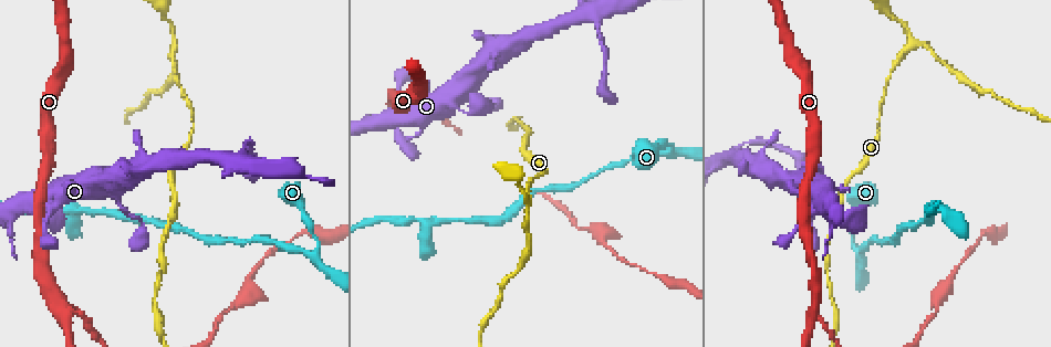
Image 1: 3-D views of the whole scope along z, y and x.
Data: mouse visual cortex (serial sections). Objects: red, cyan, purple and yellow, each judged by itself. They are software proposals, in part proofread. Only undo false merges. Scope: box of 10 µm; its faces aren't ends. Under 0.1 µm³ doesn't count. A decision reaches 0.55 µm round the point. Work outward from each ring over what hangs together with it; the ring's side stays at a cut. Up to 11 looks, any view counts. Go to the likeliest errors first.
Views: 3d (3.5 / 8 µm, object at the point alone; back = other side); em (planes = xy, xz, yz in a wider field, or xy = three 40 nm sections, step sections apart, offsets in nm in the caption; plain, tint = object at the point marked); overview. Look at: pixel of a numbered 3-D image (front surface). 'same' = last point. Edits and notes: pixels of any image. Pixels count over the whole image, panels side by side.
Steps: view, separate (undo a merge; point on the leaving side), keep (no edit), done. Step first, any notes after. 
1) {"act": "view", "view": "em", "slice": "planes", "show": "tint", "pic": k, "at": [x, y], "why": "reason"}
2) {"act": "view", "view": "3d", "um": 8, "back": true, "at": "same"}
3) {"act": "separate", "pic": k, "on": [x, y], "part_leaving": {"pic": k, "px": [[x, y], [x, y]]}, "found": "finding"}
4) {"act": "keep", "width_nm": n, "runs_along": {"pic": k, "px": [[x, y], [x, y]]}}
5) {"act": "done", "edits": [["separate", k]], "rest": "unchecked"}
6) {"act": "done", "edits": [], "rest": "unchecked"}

{"act": "view", "view": "3d", "um": 3.5, "pic": 1, "at": [593, 20], "why": "small branch off a trunk"}

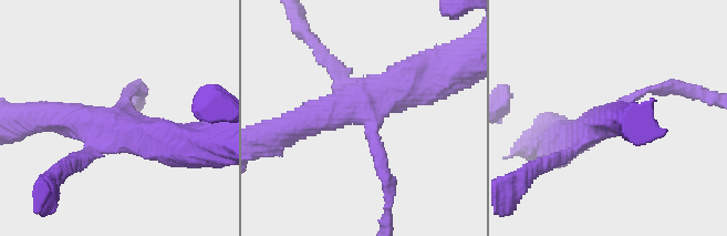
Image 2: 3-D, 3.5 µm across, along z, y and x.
{"act": "view", "view": "em", "slice": "xy", "step": 2, "show": "tint", "pic": 2, "at": [117, 116], "arms": 4, "arm_widths_nm": [150, 200, 400, 500]}

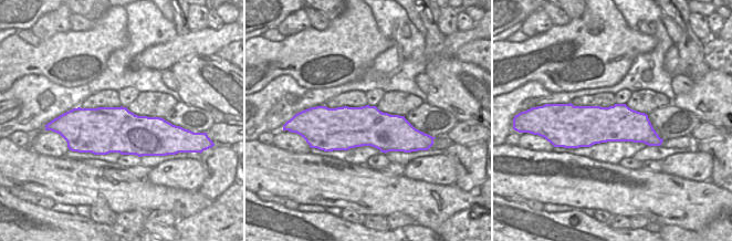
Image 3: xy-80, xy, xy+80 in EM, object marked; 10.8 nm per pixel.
{"act": "keep", "runs_along": {"pic": 2, "px": [[302, 123], [356, 106], [384, 174]]}, "found": "all the same cell"}

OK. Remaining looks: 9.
{"act": "view", "view": "3d", "um": 3.5, "pic": 1, "at": [175, 44], "why": "three arms meet"}

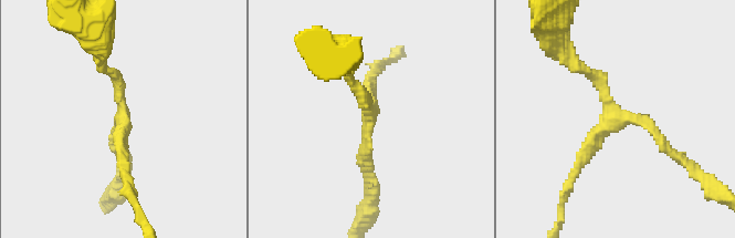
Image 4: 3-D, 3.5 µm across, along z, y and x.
{"act": "view", "view": "em", "slice": "planes", "show": "tint", "pic": 4, "at": [612, 122], "arms": 3, "arm_widths_nm": [150, 150, 200]}

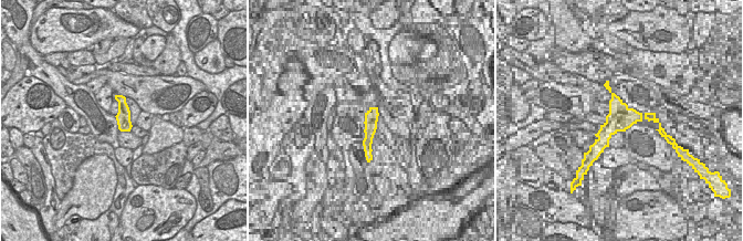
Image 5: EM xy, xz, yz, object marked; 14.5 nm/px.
{"act": "keep", "found": "continuous, no second cell"}

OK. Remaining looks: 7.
{"act": "view", "view": "3d", "um": 8, "pic": 1, "at": [669, 152], "why": "side arm on a straight run"}

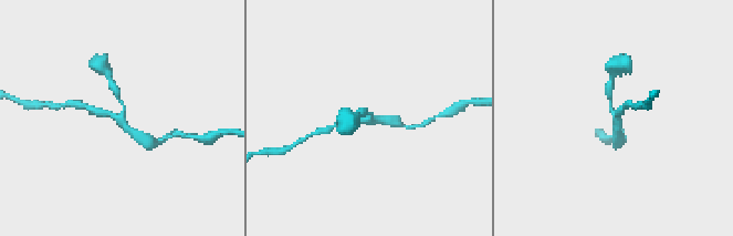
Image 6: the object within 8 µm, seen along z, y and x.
{"act": "view", "view": "em", "slice": "xy", "step": 1, "show": "tint", "at": "same", "arms": 3, "arm_widths_nm": [200, 200, 250], "why": "need the tissue"}

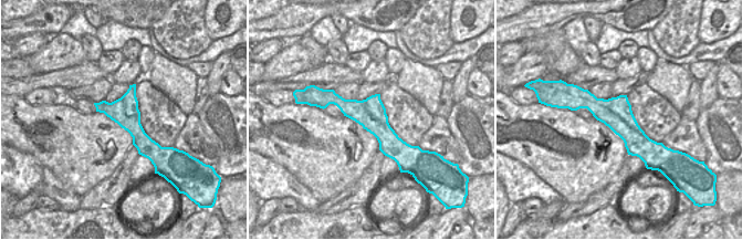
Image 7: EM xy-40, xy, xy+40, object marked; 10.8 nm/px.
{"act": "keep", "found": "one cell here"}

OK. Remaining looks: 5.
{"act": "view", "view": "3d", "um": 3.5, "pic": 1, "at": [67, 315], "why": "two arms in line, one across"}

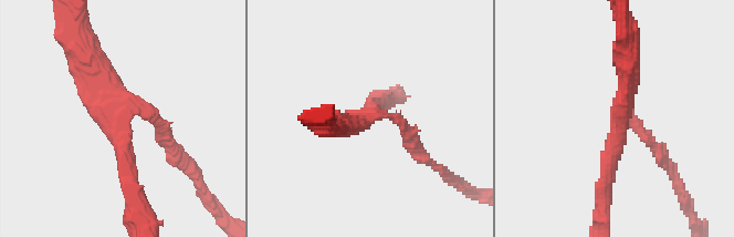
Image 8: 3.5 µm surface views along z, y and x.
{"act": "view", "view": "em", "slice": "xy", "step": 3, "show": "tint", "pic": 8, "at": [618, 114], "arms": 3, "arm_widths_nm": [200, 250, 400]}

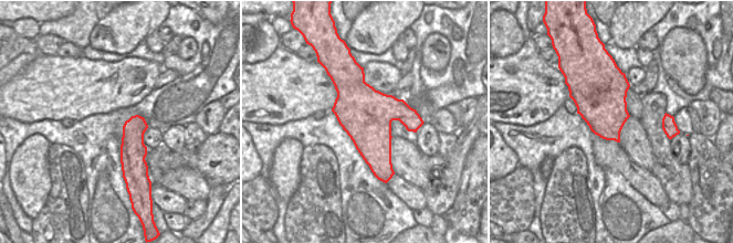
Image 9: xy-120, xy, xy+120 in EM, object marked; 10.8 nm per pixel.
{"act": "view", "view": "em", "slice": "planes", "show": "tint", "at": "same", "why": "cut it another way"}

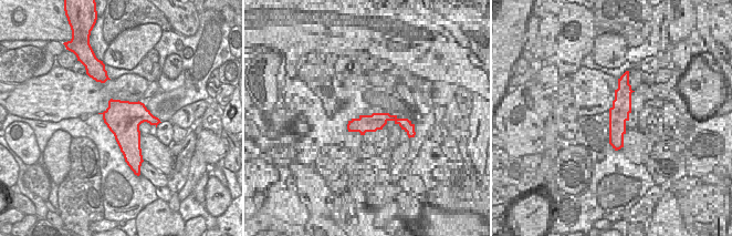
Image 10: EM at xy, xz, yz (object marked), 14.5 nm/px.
{"act": "keep", "runs_along": {"pic": 8, "px": [[77, 50], [118, 112], [125, 179]]}, "found": "one cell here"}

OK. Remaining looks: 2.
{"act": "done", "edits": [], "rest": "unchecked"}

